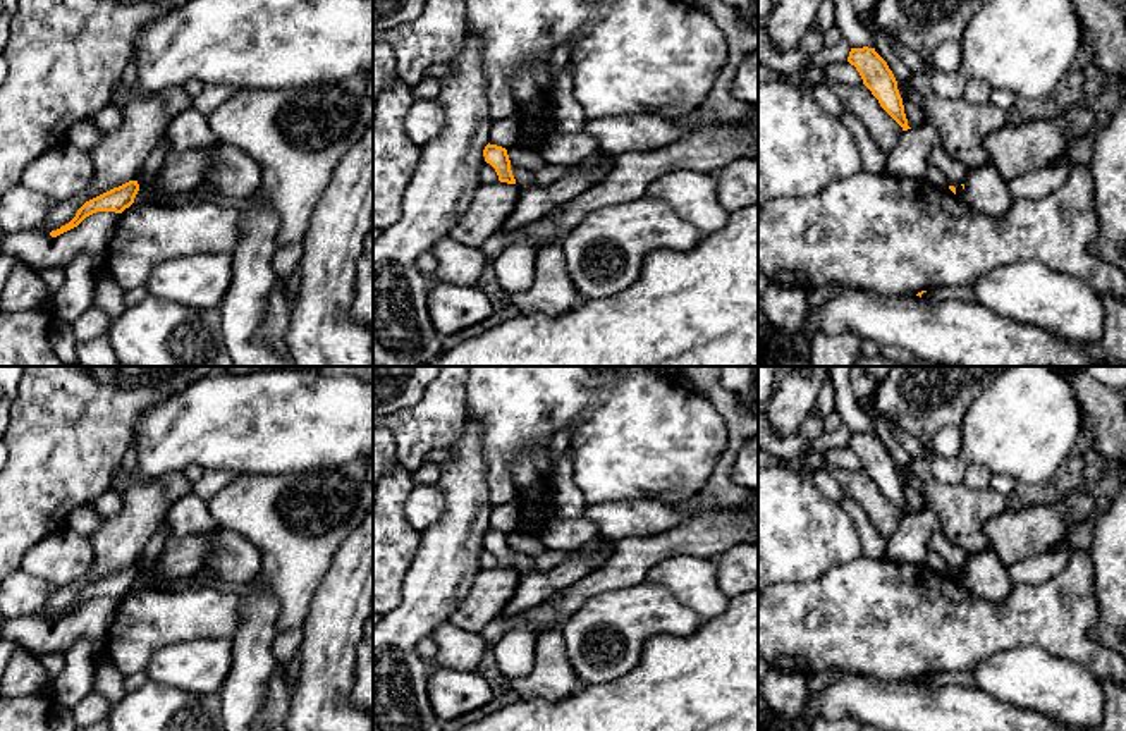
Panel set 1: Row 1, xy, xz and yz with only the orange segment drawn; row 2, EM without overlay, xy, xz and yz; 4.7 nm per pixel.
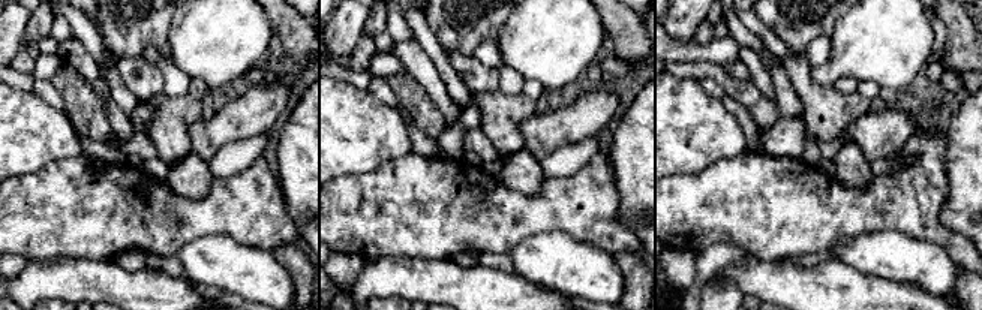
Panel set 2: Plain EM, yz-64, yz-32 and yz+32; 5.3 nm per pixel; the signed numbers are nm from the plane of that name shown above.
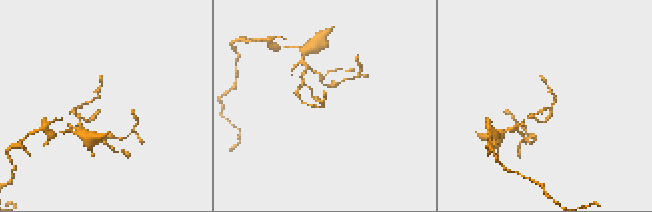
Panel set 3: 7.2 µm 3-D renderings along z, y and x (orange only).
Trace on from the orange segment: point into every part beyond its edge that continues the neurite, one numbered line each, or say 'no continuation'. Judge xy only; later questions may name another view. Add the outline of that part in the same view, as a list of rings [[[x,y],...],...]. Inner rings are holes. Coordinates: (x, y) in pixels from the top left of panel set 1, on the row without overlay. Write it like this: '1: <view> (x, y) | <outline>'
no continuation

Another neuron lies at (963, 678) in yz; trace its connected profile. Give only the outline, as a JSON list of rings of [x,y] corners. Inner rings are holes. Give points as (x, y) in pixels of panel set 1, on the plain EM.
[[[945,671],[945,673],[930,674],[921,679],[921,685],[928,688],[940,688],[951,685],[971,686],[971,688],[978,686],[970,671]]]

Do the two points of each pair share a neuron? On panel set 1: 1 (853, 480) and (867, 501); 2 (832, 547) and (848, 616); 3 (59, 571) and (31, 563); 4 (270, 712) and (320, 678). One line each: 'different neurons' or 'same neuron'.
1: same neuron
2: different neurons
3: same neuron
4: different neurons

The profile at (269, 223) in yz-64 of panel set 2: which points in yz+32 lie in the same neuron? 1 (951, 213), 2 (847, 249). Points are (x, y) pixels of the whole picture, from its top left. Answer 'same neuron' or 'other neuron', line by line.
1: other neuron
2: other neuron

